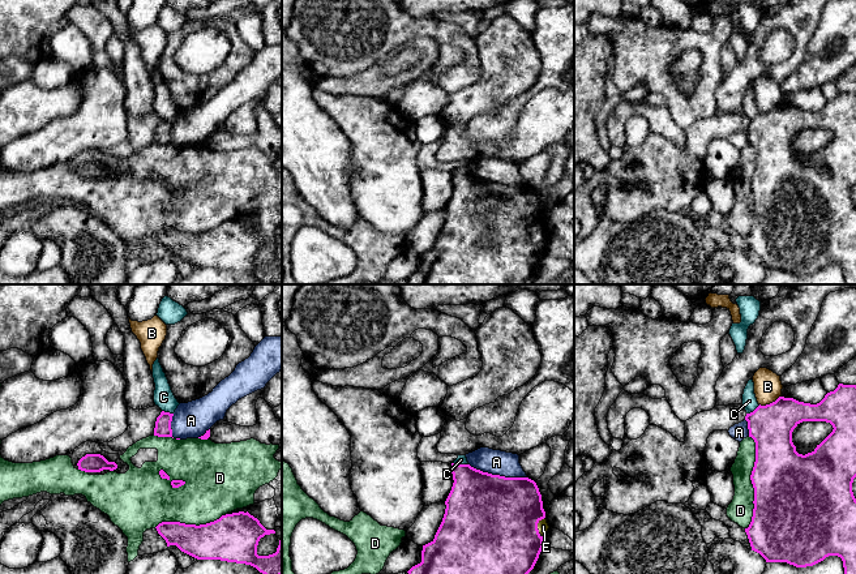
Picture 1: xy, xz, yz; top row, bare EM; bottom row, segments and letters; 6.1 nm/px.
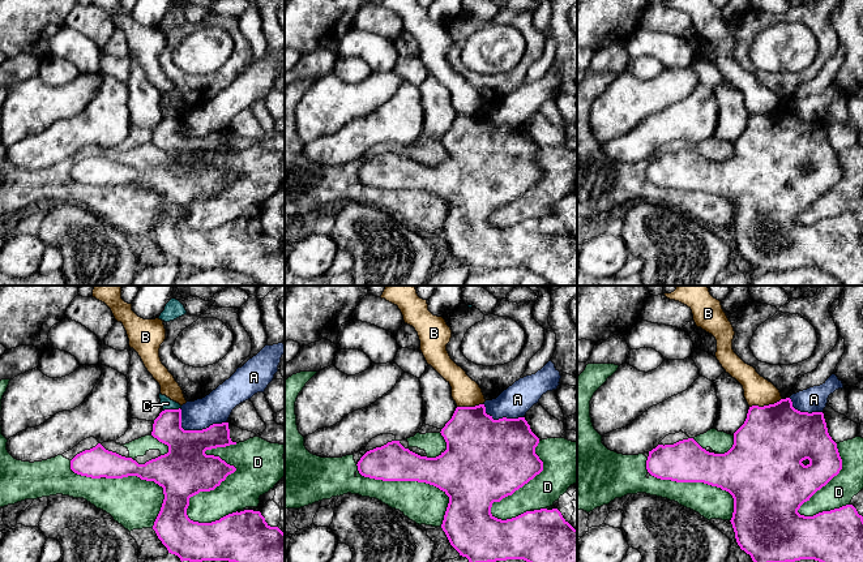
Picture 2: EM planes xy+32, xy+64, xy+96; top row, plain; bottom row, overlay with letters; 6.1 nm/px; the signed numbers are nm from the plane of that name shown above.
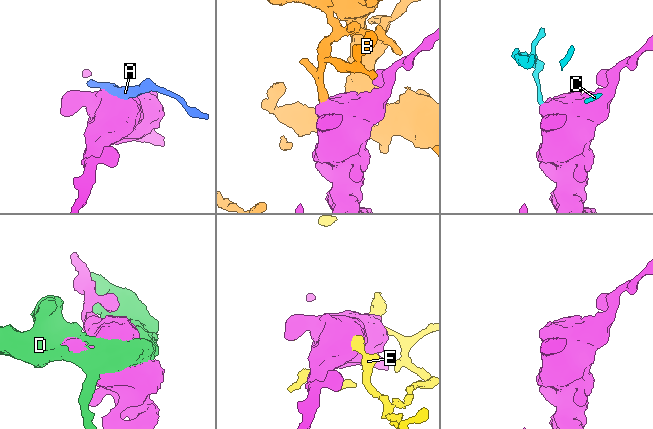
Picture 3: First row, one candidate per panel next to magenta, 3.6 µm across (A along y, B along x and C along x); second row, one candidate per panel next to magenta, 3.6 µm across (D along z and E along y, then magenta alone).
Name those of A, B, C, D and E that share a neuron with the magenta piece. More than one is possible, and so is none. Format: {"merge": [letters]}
{"merge": []}

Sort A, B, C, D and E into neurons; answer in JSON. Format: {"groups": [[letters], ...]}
{"groups": [["A"], ["B"], ["C", "E"], ["D"]]}

